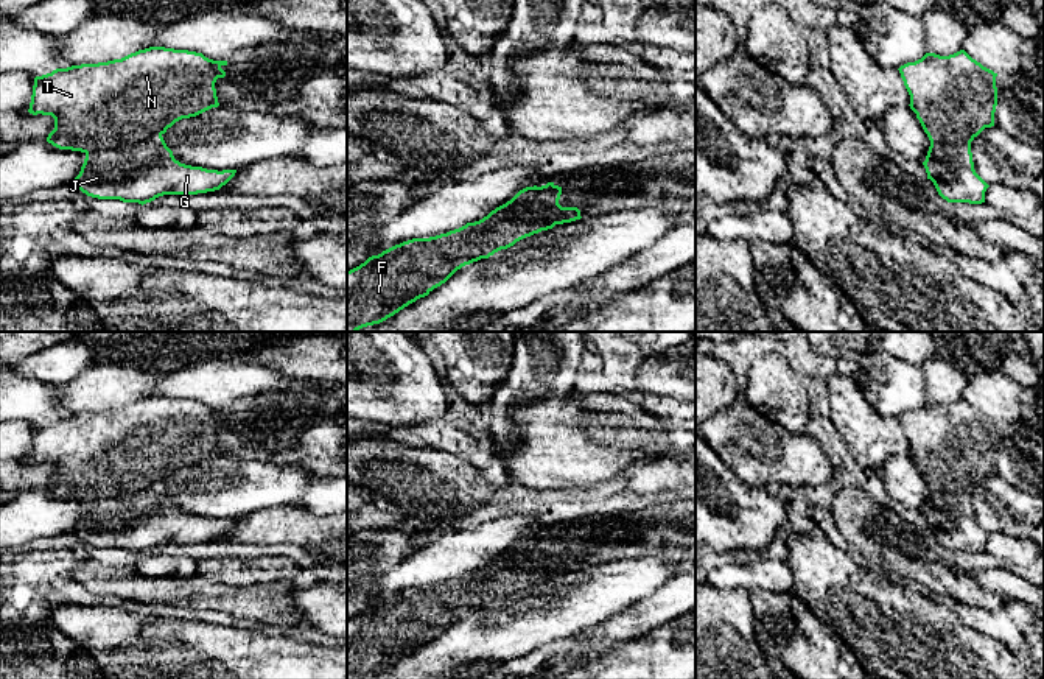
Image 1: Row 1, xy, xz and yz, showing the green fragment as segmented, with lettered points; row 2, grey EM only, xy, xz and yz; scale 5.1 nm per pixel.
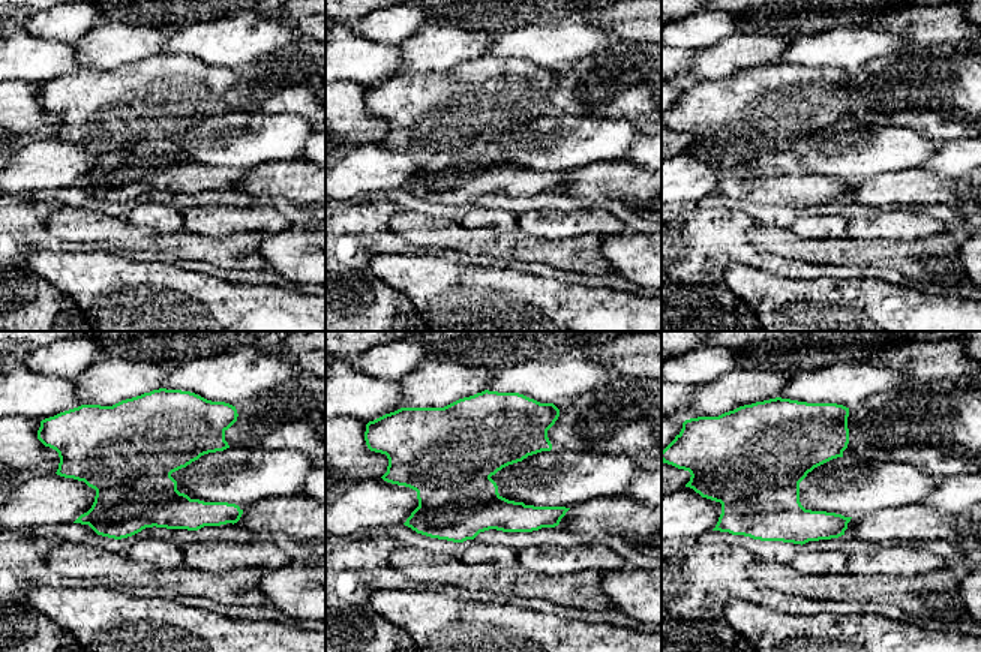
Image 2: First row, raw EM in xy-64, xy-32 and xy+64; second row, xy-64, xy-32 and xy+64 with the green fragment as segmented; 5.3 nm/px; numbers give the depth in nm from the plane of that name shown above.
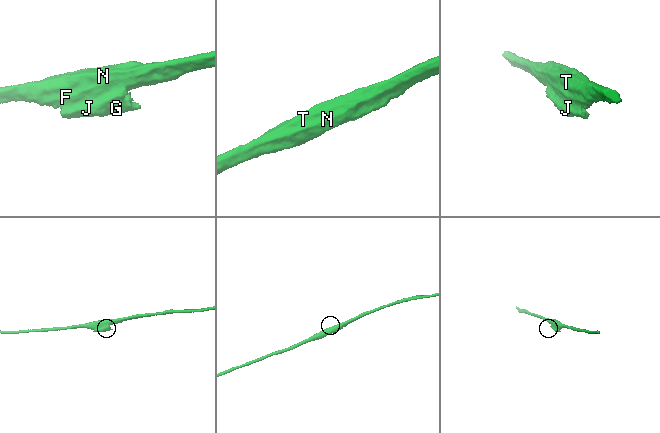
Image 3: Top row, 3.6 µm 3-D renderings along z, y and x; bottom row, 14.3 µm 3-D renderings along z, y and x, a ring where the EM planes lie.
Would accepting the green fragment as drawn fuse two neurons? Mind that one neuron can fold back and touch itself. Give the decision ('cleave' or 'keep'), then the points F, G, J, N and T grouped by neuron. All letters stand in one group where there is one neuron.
cleave | F N T / G J

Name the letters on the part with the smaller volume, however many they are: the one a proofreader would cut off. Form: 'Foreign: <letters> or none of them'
Foreign: G, J

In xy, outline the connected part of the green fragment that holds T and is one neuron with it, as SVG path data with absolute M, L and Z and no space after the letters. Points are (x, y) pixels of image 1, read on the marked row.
M149 47L121 59L56 69L34 78L28 112L54 118L47 142L59 150L124 148L165 134L182 118L218 107L215 83L226 76L222 65L227 61L213 61L202 53Z

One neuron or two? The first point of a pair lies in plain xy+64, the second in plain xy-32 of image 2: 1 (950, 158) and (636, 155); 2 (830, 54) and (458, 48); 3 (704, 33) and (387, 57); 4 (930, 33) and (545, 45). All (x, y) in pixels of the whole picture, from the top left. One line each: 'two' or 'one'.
1: one
2: two
3: two
4: two

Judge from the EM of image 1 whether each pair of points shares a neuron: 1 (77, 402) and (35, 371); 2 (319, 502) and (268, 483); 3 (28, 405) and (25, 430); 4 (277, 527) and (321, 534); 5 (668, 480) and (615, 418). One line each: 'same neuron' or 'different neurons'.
1: different neurons
2: different neurons
3: different neurons
4: same neuron
5: different neurons

